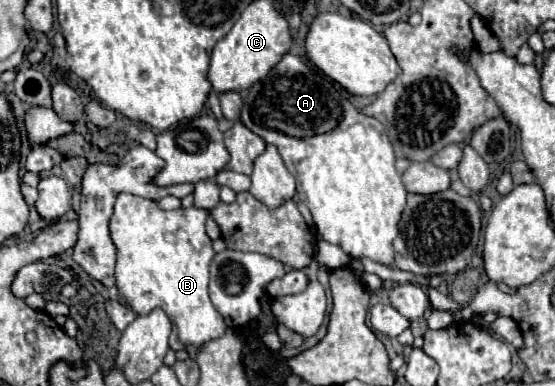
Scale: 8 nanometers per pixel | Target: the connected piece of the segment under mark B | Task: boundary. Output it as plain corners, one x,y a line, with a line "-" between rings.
120,193
114,205
114,213
110,219
110,235
118,249
116,261
116,287
124,301
136,311
136,315
148,315
154,307
162,307
172,321
170,347
174,351
184,349
186,345
200,347
202,343
224,335
226,323
222,315
216,311
208,297
208,273
210,263
214,259
212,239
206,235
204,221
208,211
198,207
180,207
174,211
164,211
158,207
158,201
144,199
132,193

